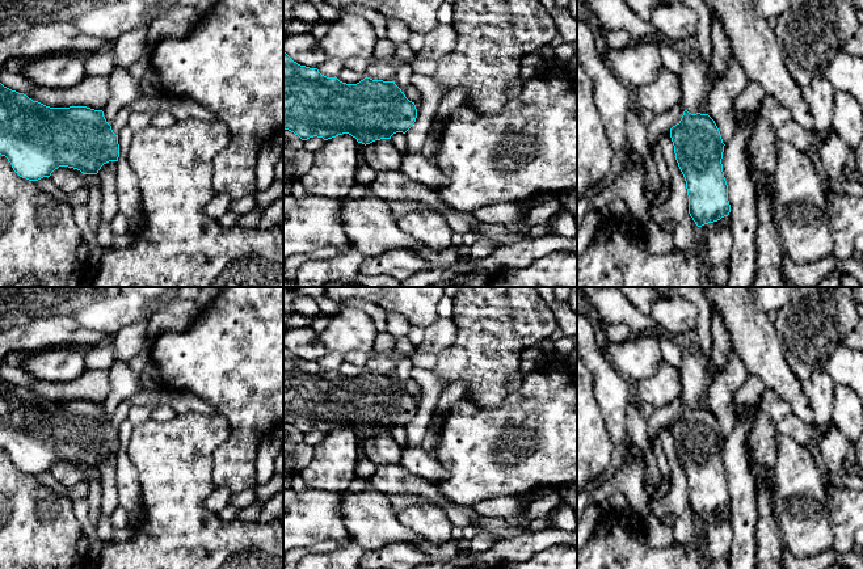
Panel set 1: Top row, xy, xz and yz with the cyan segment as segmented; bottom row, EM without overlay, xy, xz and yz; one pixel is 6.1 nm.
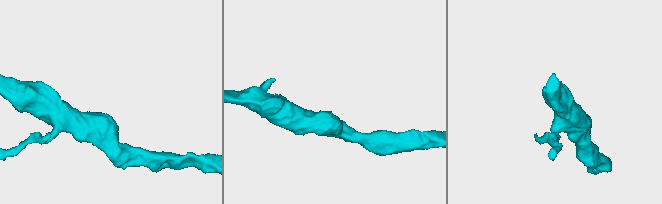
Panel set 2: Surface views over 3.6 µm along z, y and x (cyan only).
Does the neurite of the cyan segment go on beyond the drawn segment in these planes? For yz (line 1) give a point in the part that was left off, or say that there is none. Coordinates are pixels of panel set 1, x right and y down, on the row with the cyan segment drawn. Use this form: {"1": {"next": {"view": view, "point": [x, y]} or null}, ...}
{"1": {"next": null}}

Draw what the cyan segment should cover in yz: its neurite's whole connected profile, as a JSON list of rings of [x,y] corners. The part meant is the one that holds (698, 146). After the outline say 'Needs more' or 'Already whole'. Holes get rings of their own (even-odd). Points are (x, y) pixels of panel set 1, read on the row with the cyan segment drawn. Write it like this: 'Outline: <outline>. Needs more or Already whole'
Outline: [[[683,111],[681,121],[670,128],[675,160],[685,177],[689,214],[698,227],[720,220],[731,212],[728,185],[723,172],[724,143],[715,121],[708,114]]]. Already whole

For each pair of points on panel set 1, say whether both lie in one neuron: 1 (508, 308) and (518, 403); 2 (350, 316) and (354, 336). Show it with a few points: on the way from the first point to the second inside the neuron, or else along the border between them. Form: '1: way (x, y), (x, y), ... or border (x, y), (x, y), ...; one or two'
1: border (523, 378), (516, 390), (492, 408); two
2: way (350, 321), (353, 331); one

